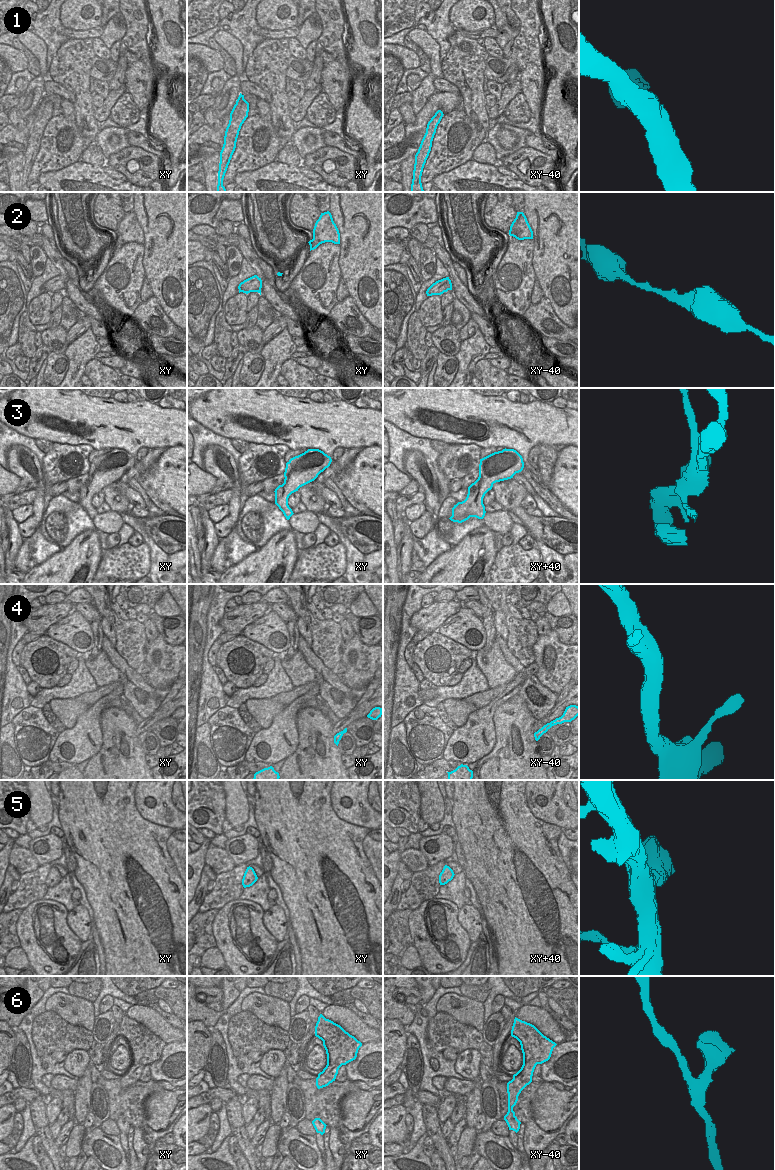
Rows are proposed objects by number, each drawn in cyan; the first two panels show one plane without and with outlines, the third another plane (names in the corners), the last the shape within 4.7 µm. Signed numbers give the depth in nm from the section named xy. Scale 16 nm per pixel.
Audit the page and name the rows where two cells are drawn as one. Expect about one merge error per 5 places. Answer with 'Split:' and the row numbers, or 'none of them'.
Split: none of them

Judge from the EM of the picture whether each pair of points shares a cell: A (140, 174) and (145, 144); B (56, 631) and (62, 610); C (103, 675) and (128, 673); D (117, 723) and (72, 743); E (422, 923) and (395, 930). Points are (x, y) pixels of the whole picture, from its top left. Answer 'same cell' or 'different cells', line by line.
A: different cells
B: different cells
C: different cells
D: different cells
E: different cells

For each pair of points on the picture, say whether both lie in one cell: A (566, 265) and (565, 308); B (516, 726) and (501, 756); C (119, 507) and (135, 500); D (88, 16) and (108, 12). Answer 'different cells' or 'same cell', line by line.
A: same cell
B: same cell
C: different cells
D: different cells

